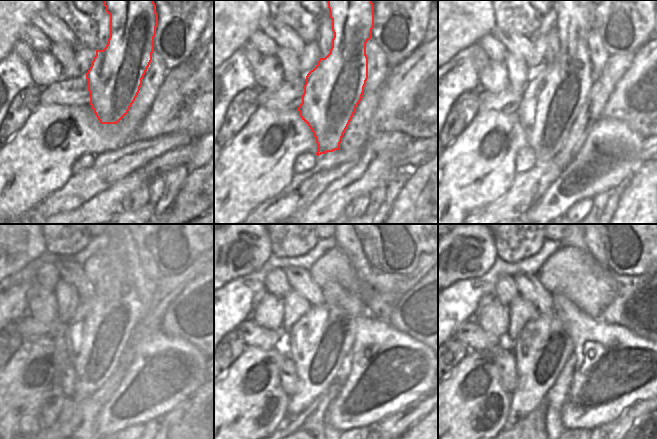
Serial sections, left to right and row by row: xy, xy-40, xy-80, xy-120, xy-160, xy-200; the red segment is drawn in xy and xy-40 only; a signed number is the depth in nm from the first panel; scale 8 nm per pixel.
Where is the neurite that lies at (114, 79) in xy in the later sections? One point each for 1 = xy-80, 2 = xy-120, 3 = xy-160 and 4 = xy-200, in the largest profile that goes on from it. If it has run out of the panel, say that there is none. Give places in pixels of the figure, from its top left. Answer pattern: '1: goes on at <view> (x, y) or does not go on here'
1: goes on at xy-80 (552, 99)
2: goes on at xy-120 (96, 339)
3: goes on at xy-160 (317, 344)
4: goes on at xy-200 (542, 348)

